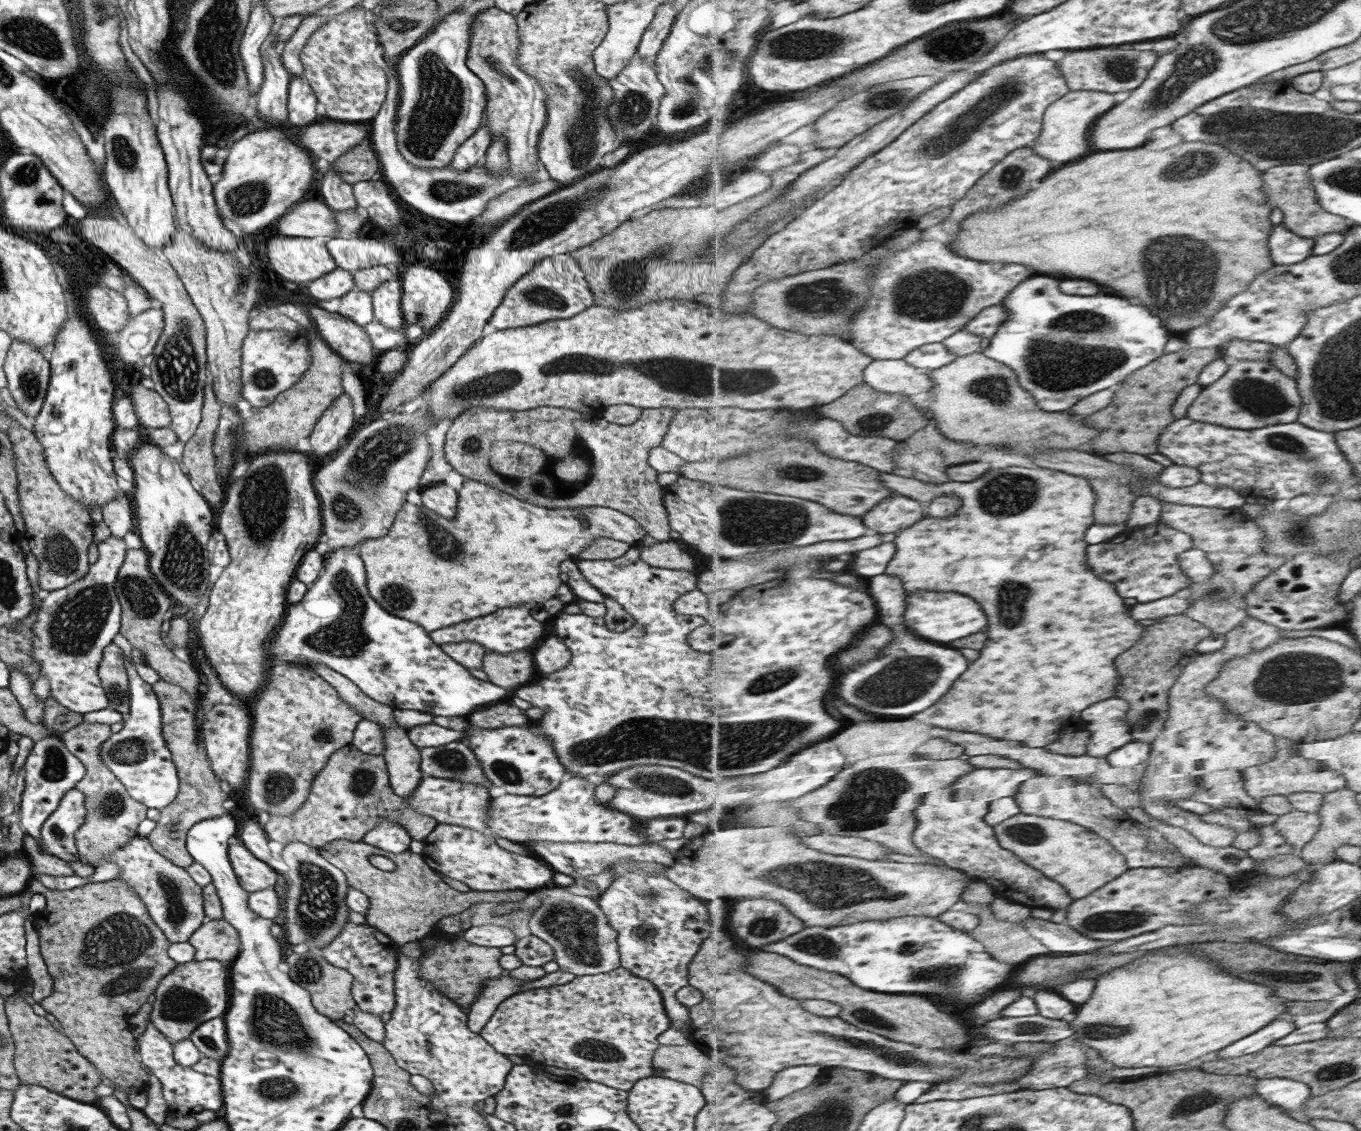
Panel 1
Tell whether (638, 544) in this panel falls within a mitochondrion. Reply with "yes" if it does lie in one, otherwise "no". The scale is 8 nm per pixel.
no

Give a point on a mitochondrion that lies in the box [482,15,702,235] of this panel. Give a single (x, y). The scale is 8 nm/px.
(580, 132)

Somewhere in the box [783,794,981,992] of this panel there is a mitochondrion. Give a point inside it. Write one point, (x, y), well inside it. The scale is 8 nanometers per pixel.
(945, 972)

